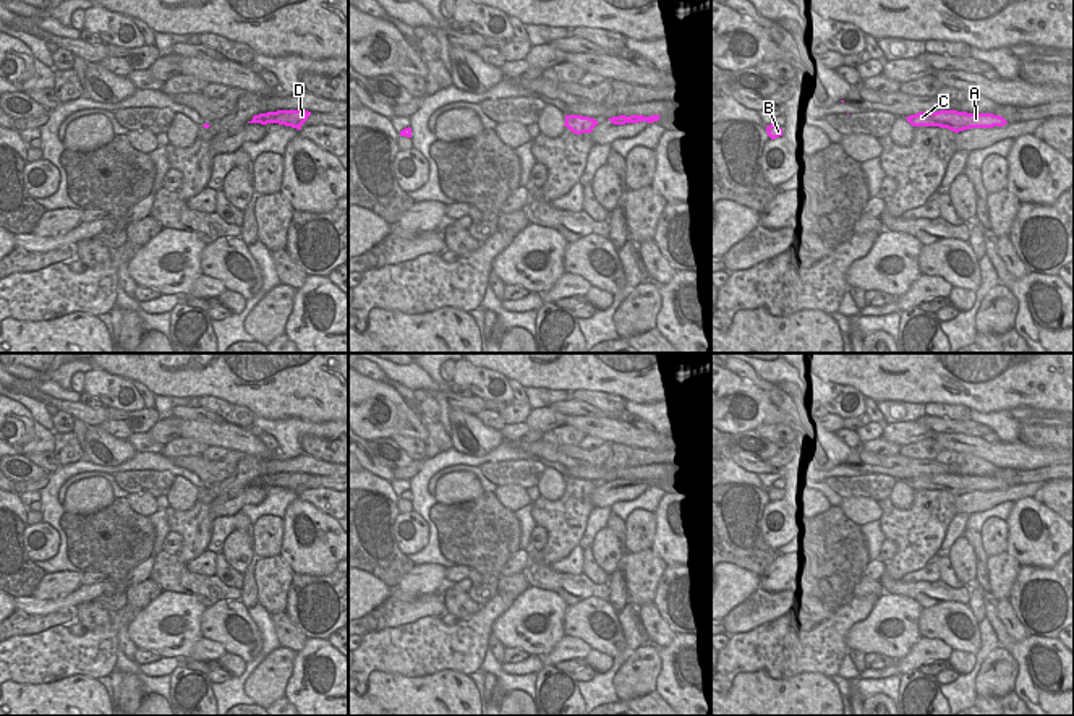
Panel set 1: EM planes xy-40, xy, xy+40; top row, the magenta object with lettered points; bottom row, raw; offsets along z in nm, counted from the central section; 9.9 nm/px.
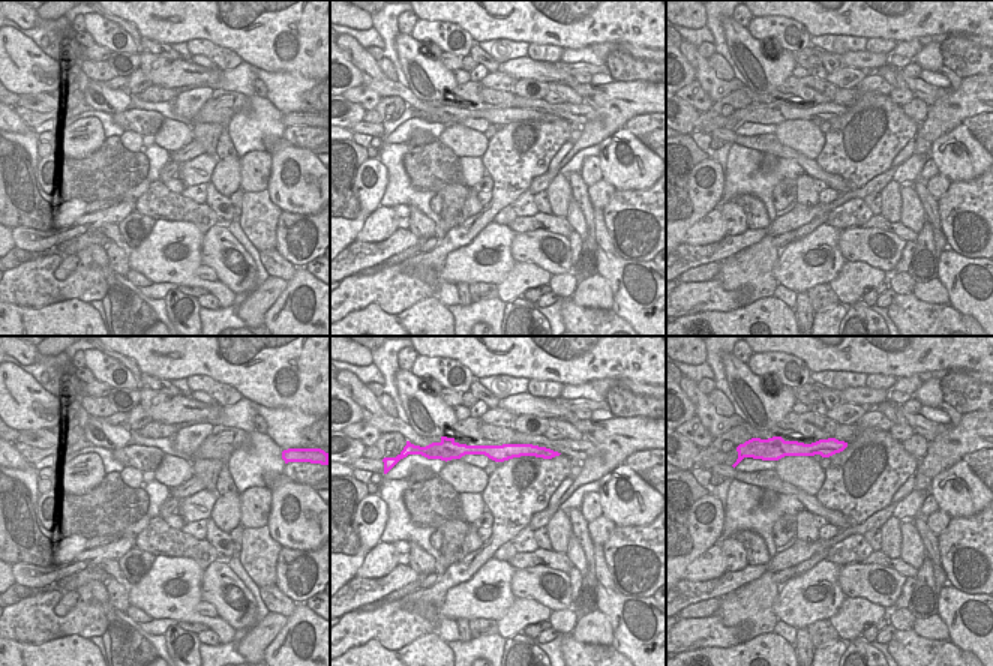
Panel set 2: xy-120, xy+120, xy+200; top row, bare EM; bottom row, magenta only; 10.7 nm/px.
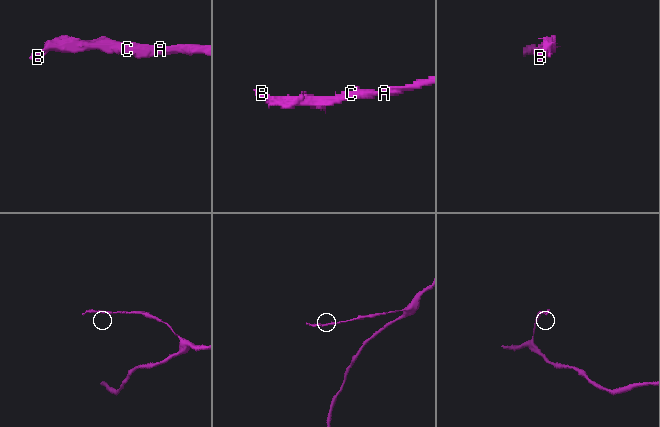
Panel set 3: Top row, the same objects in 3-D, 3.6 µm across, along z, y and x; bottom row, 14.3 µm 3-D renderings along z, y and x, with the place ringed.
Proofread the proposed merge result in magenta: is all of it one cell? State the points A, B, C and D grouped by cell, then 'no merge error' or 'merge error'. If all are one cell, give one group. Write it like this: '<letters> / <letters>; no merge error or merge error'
A B C D; no merge error

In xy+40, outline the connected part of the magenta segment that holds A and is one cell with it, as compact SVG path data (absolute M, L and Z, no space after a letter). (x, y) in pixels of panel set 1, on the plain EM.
M957 473L918 475L906 479L912 489L940 489L954 496L970 491L1004 489L1008 484L993 476L967 476Z

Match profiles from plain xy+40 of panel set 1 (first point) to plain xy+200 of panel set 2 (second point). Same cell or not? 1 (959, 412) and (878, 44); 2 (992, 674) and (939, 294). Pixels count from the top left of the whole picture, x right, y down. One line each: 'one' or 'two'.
1: one
2: one

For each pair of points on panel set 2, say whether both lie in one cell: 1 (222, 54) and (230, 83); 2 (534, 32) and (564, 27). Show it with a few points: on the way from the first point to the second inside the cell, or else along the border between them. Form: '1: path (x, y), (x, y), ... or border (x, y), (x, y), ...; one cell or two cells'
1: border (242, 60), (233, 68), (222, 71); two cells
2: path (542, 27), (557, 27); one cell

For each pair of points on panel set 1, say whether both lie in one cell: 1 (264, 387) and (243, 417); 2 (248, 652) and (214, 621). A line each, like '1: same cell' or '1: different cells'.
1: different cells
2: same cell

